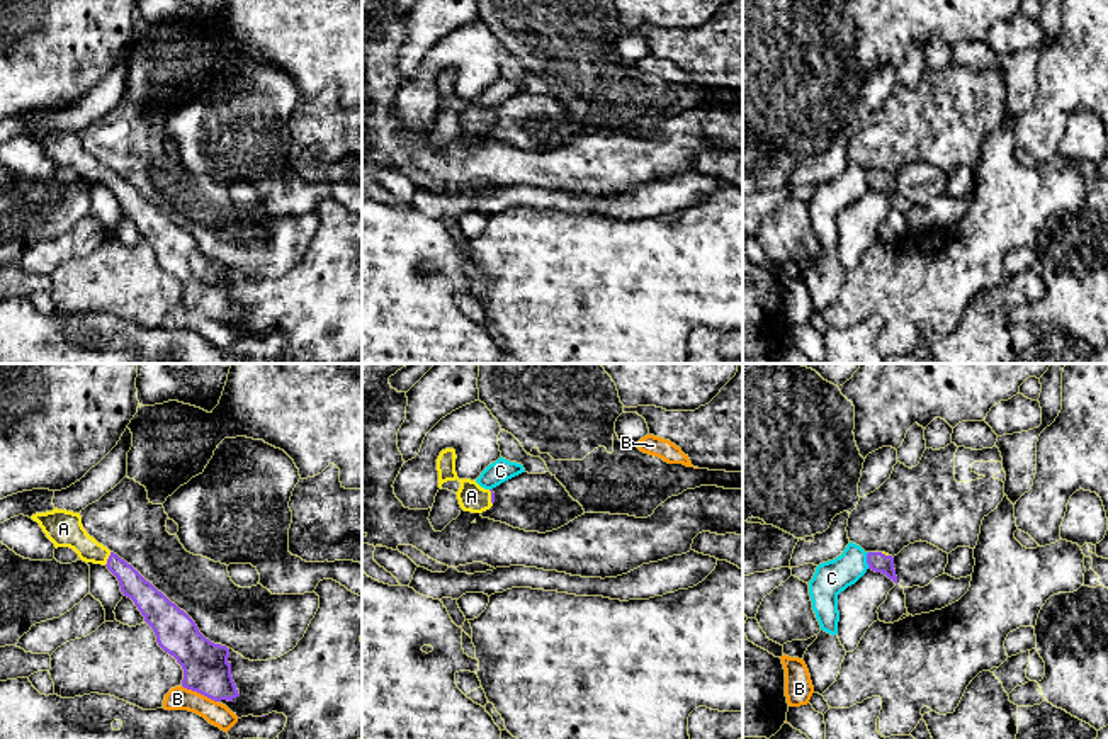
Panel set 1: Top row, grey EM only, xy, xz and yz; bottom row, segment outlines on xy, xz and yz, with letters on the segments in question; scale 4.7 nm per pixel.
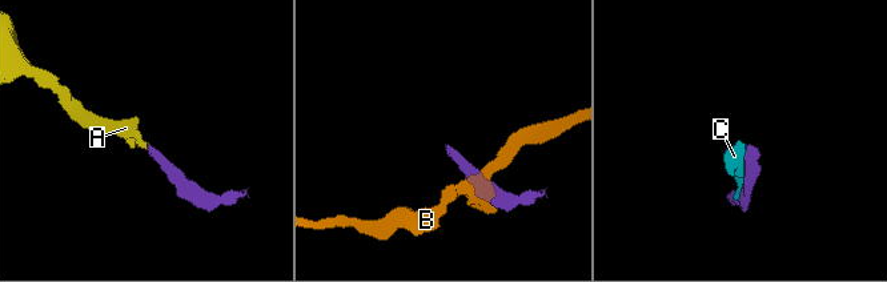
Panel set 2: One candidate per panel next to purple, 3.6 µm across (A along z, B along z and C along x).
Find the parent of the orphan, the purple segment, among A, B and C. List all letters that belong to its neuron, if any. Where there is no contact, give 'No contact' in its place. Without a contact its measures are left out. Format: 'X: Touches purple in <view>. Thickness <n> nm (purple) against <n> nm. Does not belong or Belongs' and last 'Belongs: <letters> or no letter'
A: Touches purple in xy. Thickness 120 nm (purple) against 170 nm. Belongs
B: Touches purple in xy. Thickness 220 nm (purple) against 110 nm. Does not belong
C: Touches purple in yz. Thickness 90 nm (purple) against 160 nm. Does not belong
Belongs: A

